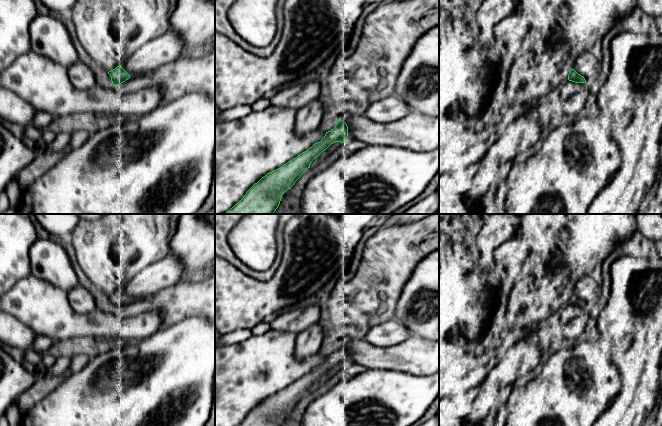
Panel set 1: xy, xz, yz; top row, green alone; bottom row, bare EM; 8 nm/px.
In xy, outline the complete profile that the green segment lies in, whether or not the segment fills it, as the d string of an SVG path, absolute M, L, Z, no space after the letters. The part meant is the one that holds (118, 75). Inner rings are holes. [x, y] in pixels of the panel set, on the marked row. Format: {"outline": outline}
{"outline": "M169 29L136 50L125 62L108 72L113 86L131 76L146 75L164 64L176 61L184 53L184 42L179 34Z"}

